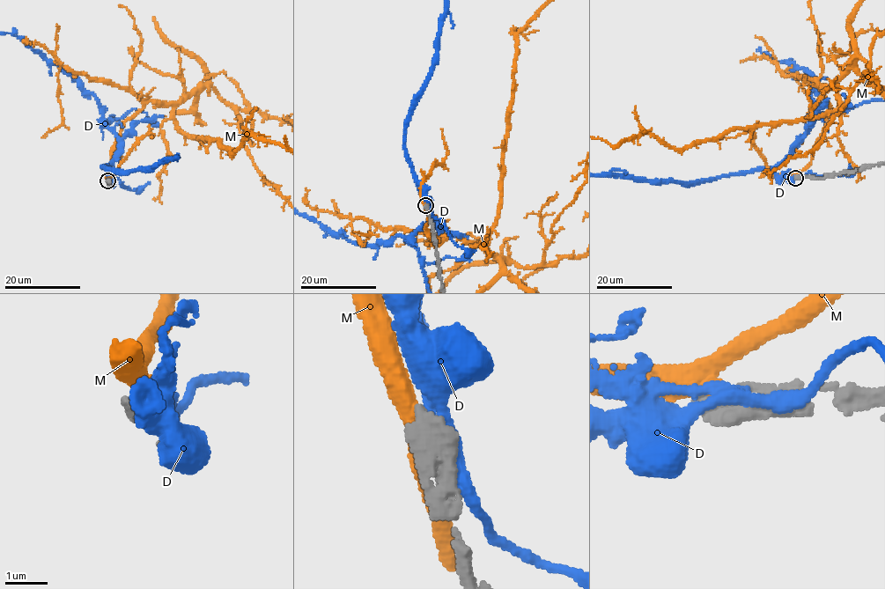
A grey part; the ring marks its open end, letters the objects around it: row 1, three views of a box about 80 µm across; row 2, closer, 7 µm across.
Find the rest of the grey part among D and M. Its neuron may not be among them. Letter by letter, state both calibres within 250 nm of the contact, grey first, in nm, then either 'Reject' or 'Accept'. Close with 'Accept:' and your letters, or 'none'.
D: Thickness 750 nm (grey) against 360 nm. Reject
M: Thickness 700 nm (grey) against 280 nm. Reject
Accept: none

